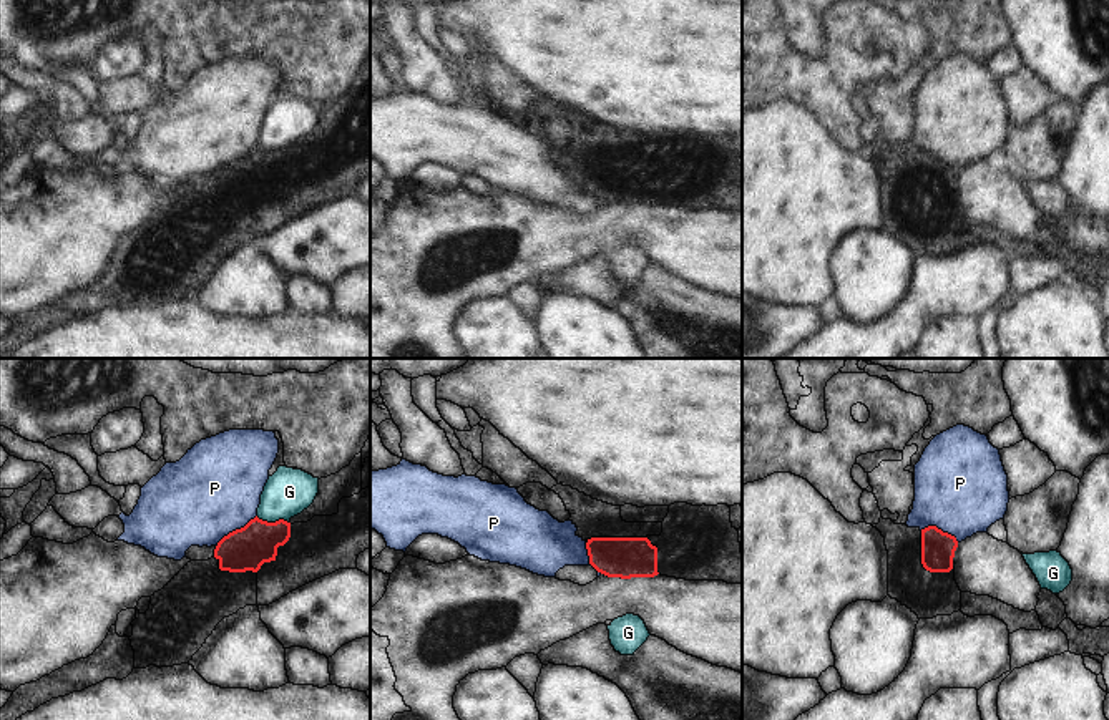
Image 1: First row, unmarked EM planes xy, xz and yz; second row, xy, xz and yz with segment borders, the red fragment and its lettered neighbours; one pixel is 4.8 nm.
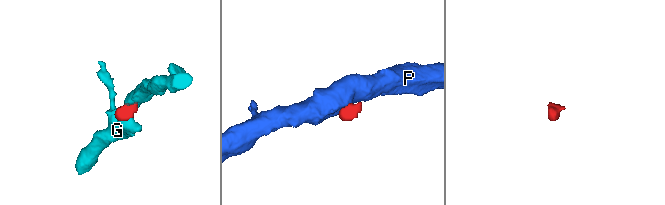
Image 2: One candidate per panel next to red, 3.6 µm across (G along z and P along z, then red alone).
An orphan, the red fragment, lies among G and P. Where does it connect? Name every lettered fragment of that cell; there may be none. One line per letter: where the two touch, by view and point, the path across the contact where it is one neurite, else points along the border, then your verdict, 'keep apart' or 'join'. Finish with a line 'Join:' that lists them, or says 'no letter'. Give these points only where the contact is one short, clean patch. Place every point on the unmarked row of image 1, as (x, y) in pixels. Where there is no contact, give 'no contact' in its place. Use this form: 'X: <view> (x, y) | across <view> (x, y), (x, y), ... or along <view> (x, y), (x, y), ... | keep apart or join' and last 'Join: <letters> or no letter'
G: xy (273, 151) | along xy (256, 145), (266, 150), (286, 148), (289, 151) | keep apart
P: xy (236, 158) | across xy (244, 178), (236, 158), (214, 116) | join
Join: P

